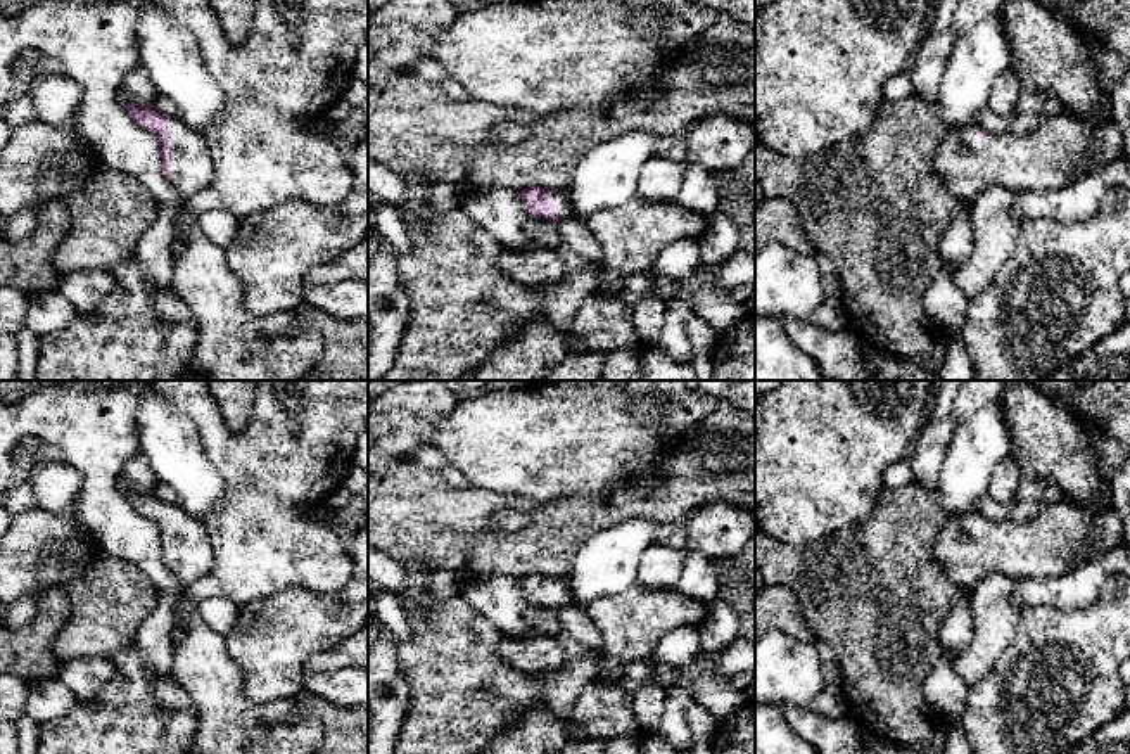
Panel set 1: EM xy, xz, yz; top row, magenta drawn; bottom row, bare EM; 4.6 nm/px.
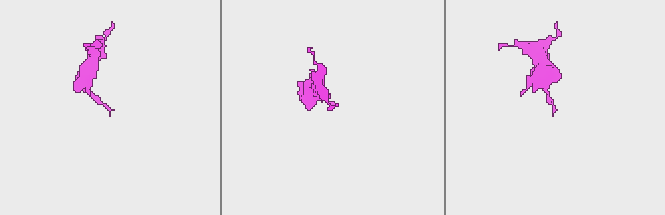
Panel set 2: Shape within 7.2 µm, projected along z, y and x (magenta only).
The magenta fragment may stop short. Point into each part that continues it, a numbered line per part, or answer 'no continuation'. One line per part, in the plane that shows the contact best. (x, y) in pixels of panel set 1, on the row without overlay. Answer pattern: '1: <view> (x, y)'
1: xy (192, 557)

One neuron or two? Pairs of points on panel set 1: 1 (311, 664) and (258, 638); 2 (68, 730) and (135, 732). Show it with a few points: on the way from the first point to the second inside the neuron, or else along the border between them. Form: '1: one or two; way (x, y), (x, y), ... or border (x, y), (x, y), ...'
1: two; border (341, 640), (317, 651), (304, 663), (303, 675)
2: one; way (85, 730), (118, 732)

